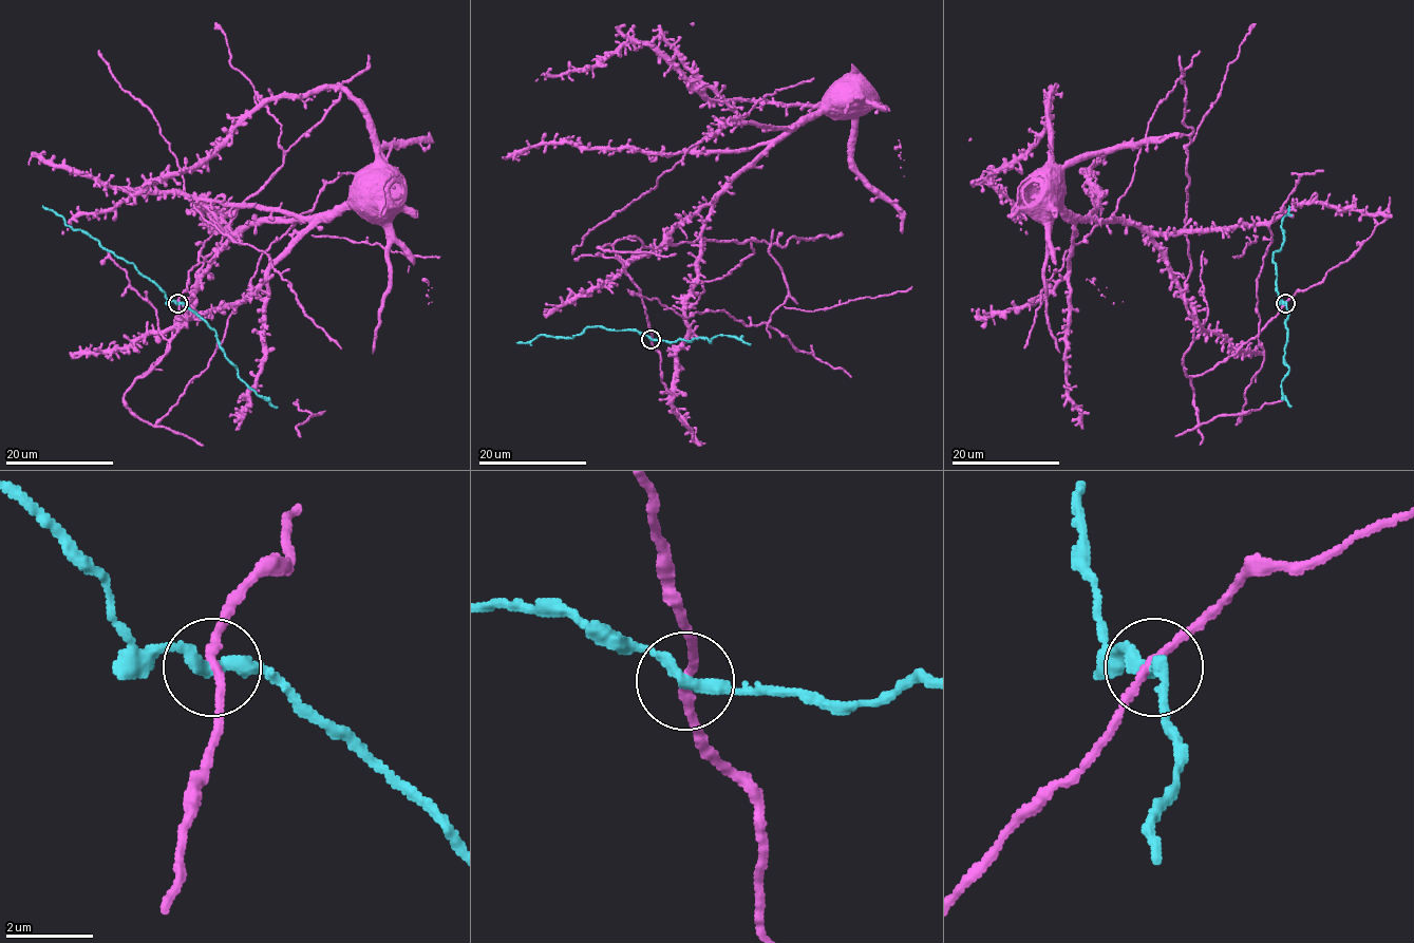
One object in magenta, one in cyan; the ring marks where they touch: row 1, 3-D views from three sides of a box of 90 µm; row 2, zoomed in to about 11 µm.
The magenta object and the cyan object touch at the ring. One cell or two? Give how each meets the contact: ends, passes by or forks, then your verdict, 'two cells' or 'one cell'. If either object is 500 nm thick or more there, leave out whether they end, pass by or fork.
magenta passes by; cyan passes by; two cells

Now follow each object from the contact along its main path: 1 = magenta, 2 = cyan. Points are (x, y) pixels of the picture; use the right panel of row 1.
1: (1285, 302), (1236, 353), (1187, 376), (1195, 314), (1152, 239), (1122, 222), (1073, 220), (1028, 194)
2: (1285, 302), (1279, 299), (1273, 256), (1284, 241), (1282, 220), (1288, 205)

